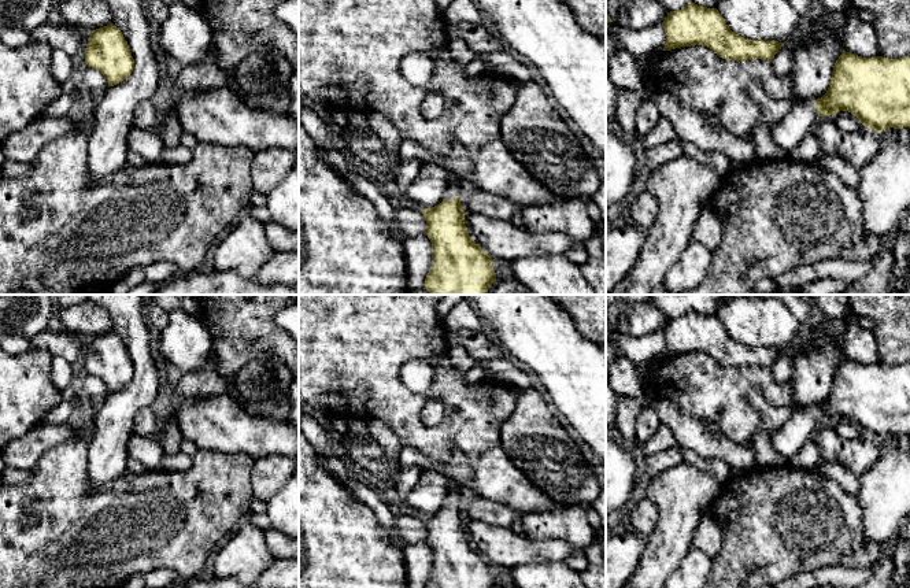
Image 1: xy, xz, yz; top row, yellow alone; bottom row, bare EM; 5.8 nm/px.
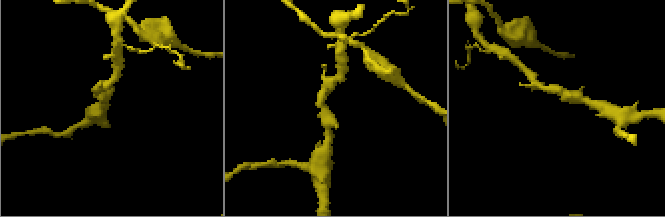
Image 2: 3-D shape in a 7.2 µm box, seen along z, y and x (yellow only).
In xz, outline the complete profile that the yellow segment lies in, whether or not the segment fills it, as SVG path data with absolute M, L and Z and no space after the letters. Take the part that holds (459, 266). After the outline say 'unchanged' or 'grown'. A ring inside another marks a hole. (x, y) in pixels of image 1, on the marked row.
M451 173L448 188L440 204L422 210L426 236L432 243L432 267L425 278L429 295L487 295L496 281L492 258L469 236L465 211L459 200L462 178Z | grown

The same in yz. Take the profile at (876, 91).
M843 51L833 66L826 93L817 100L794 101L791 111L772 129L772 137L791 152L809 132L814 132L820 117L833 117L840 111L851 112L865 127L877 133L887 127L910 129L910 56L862 58Z | grown

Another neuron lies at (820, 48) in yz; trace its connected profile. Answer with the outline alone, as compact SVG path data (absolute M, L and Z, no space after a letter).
M821 15L803 21L799 41L791 70L792 100L821 99L829 88L833 66L844 51L843 45Z

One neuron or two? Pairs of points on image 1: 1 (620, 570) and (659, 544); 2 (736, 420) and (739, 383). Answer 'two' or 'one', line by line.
1: two
2: one

